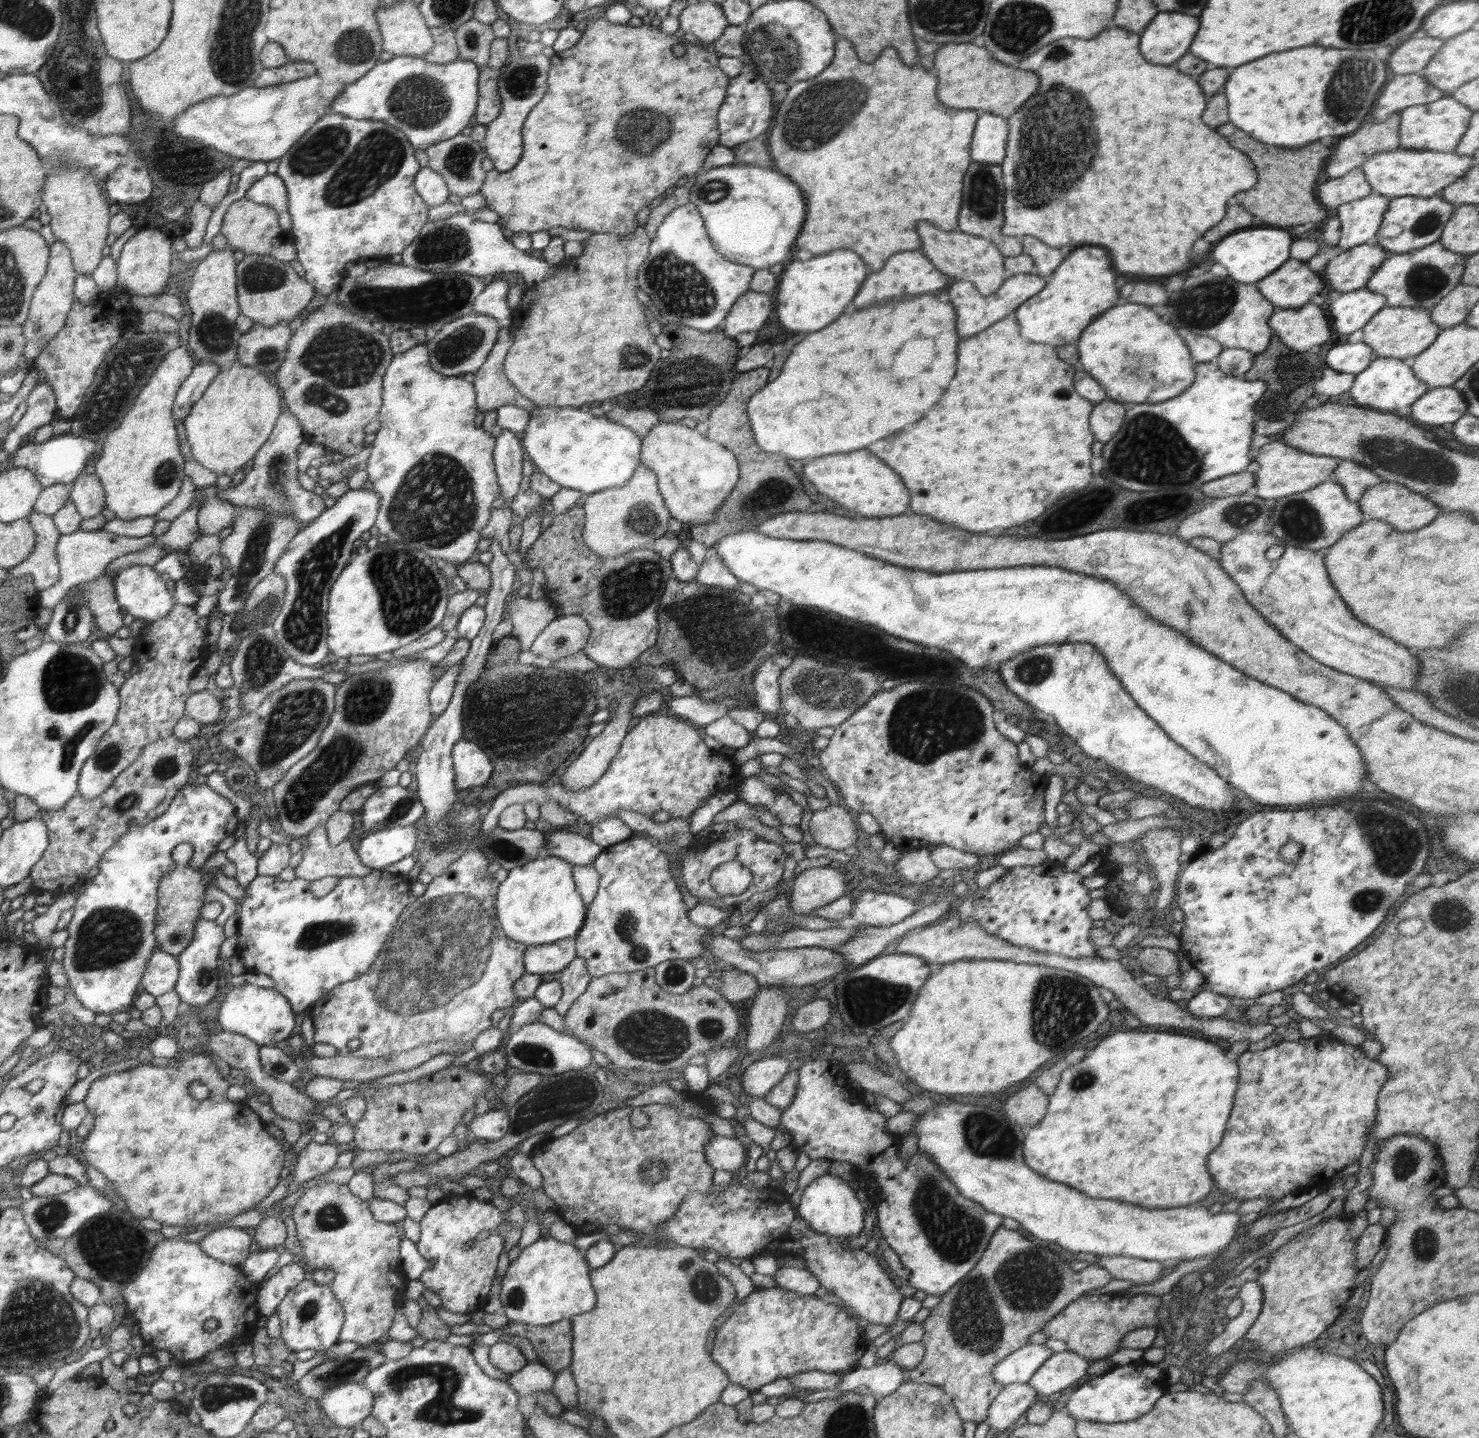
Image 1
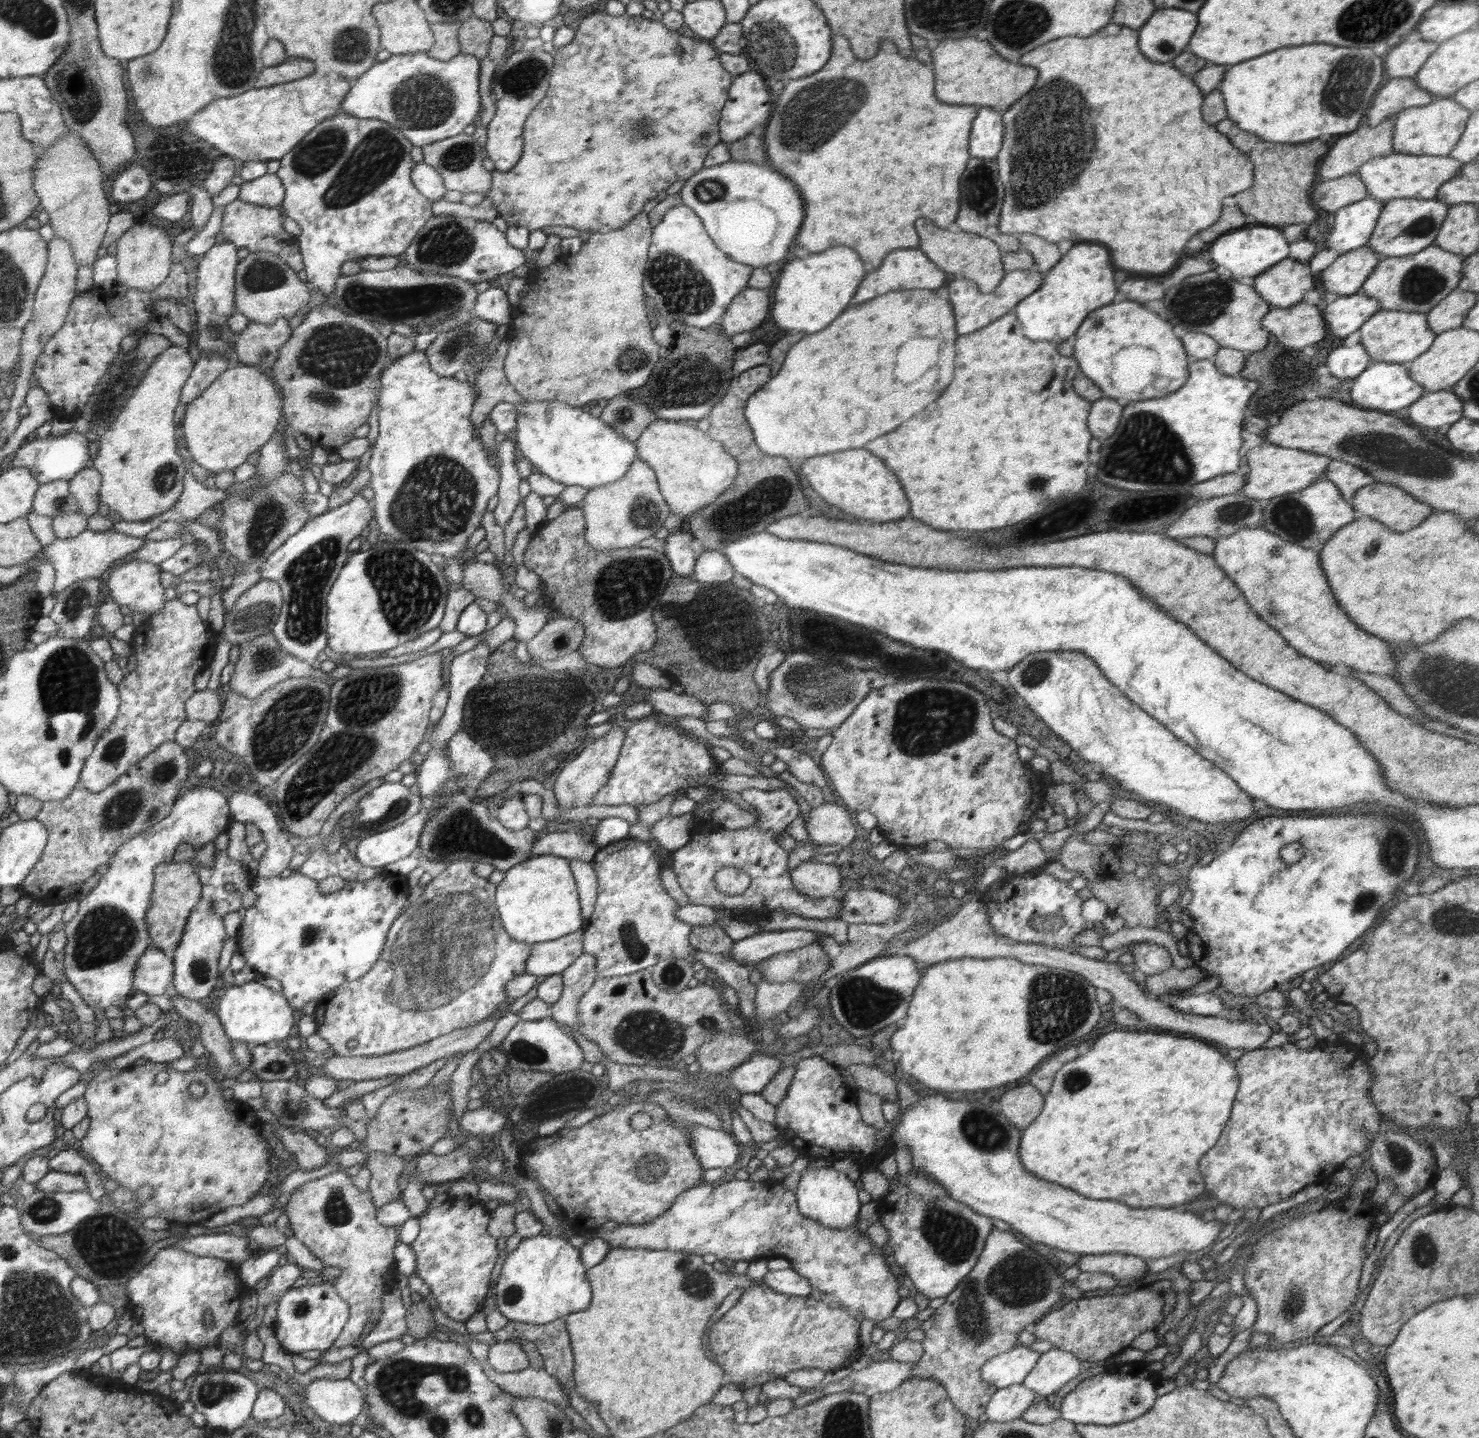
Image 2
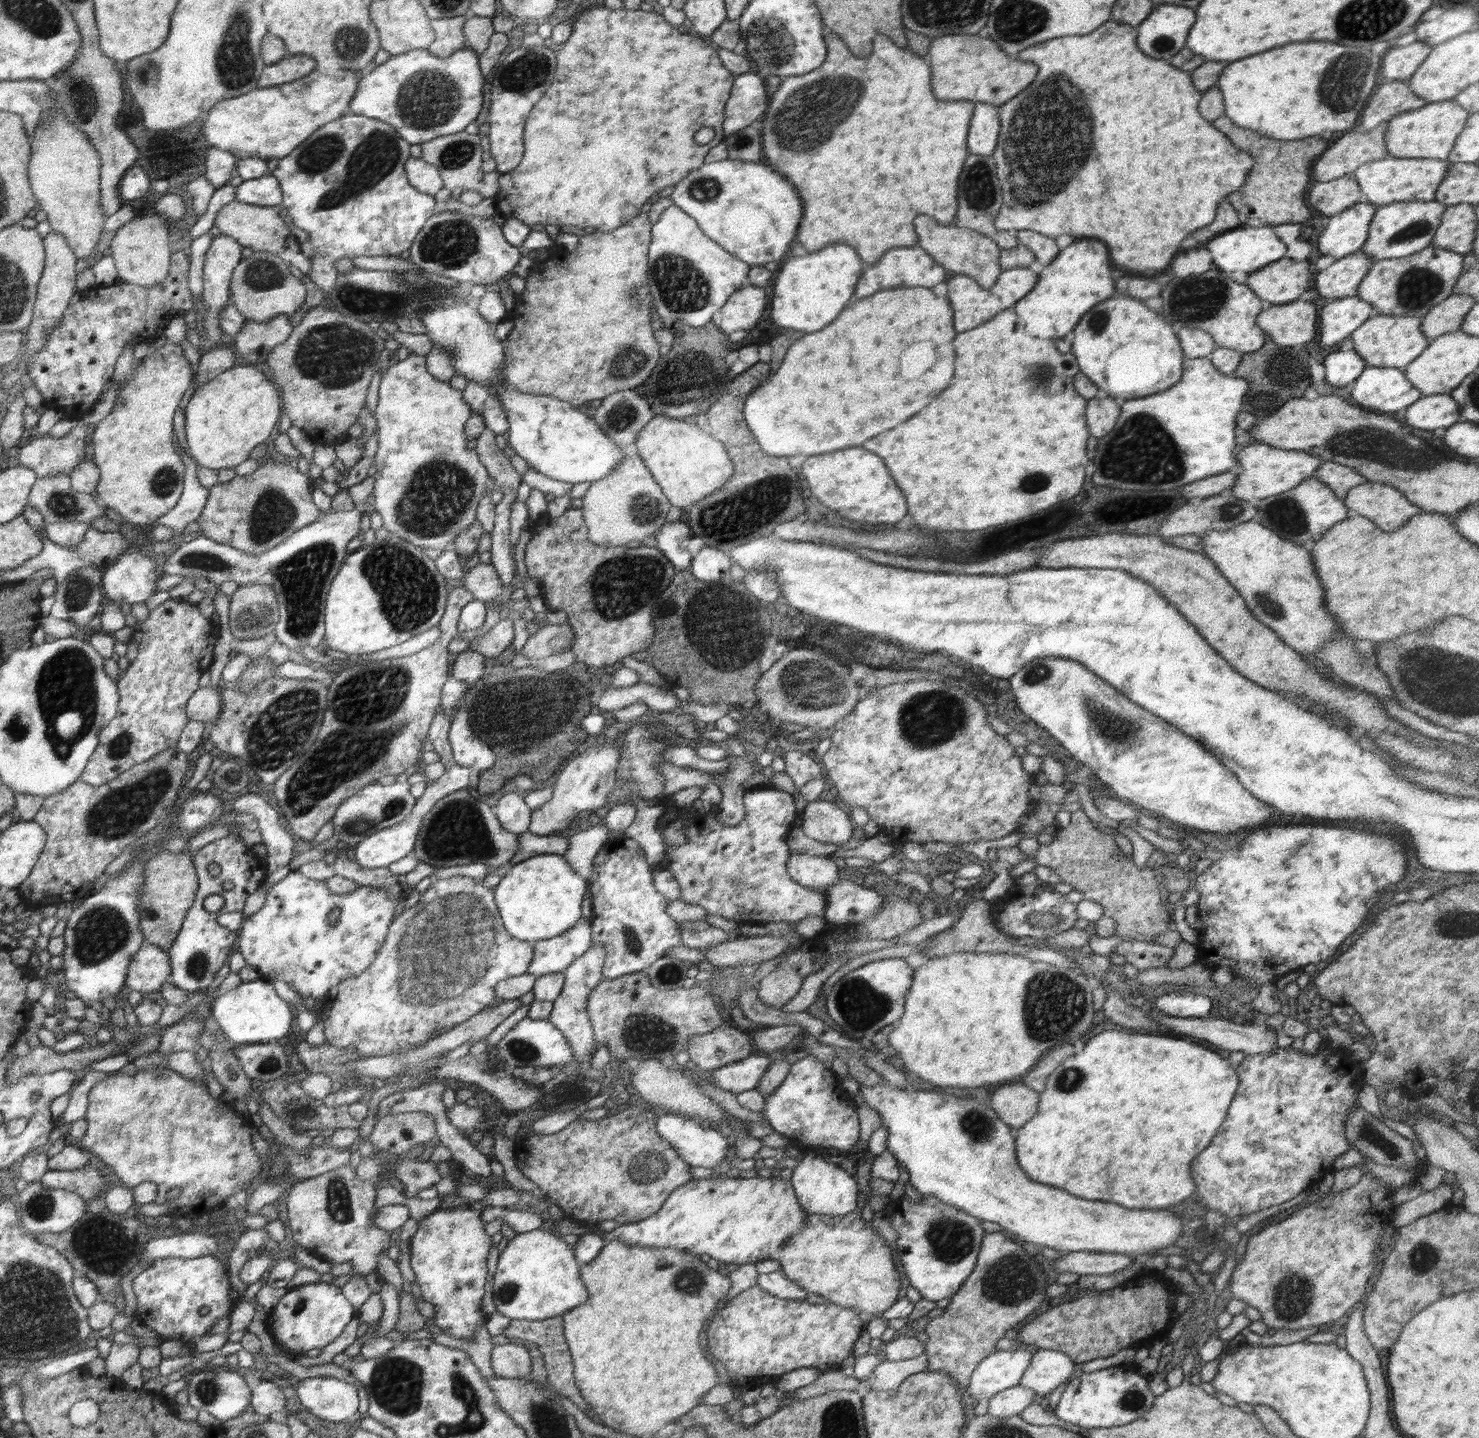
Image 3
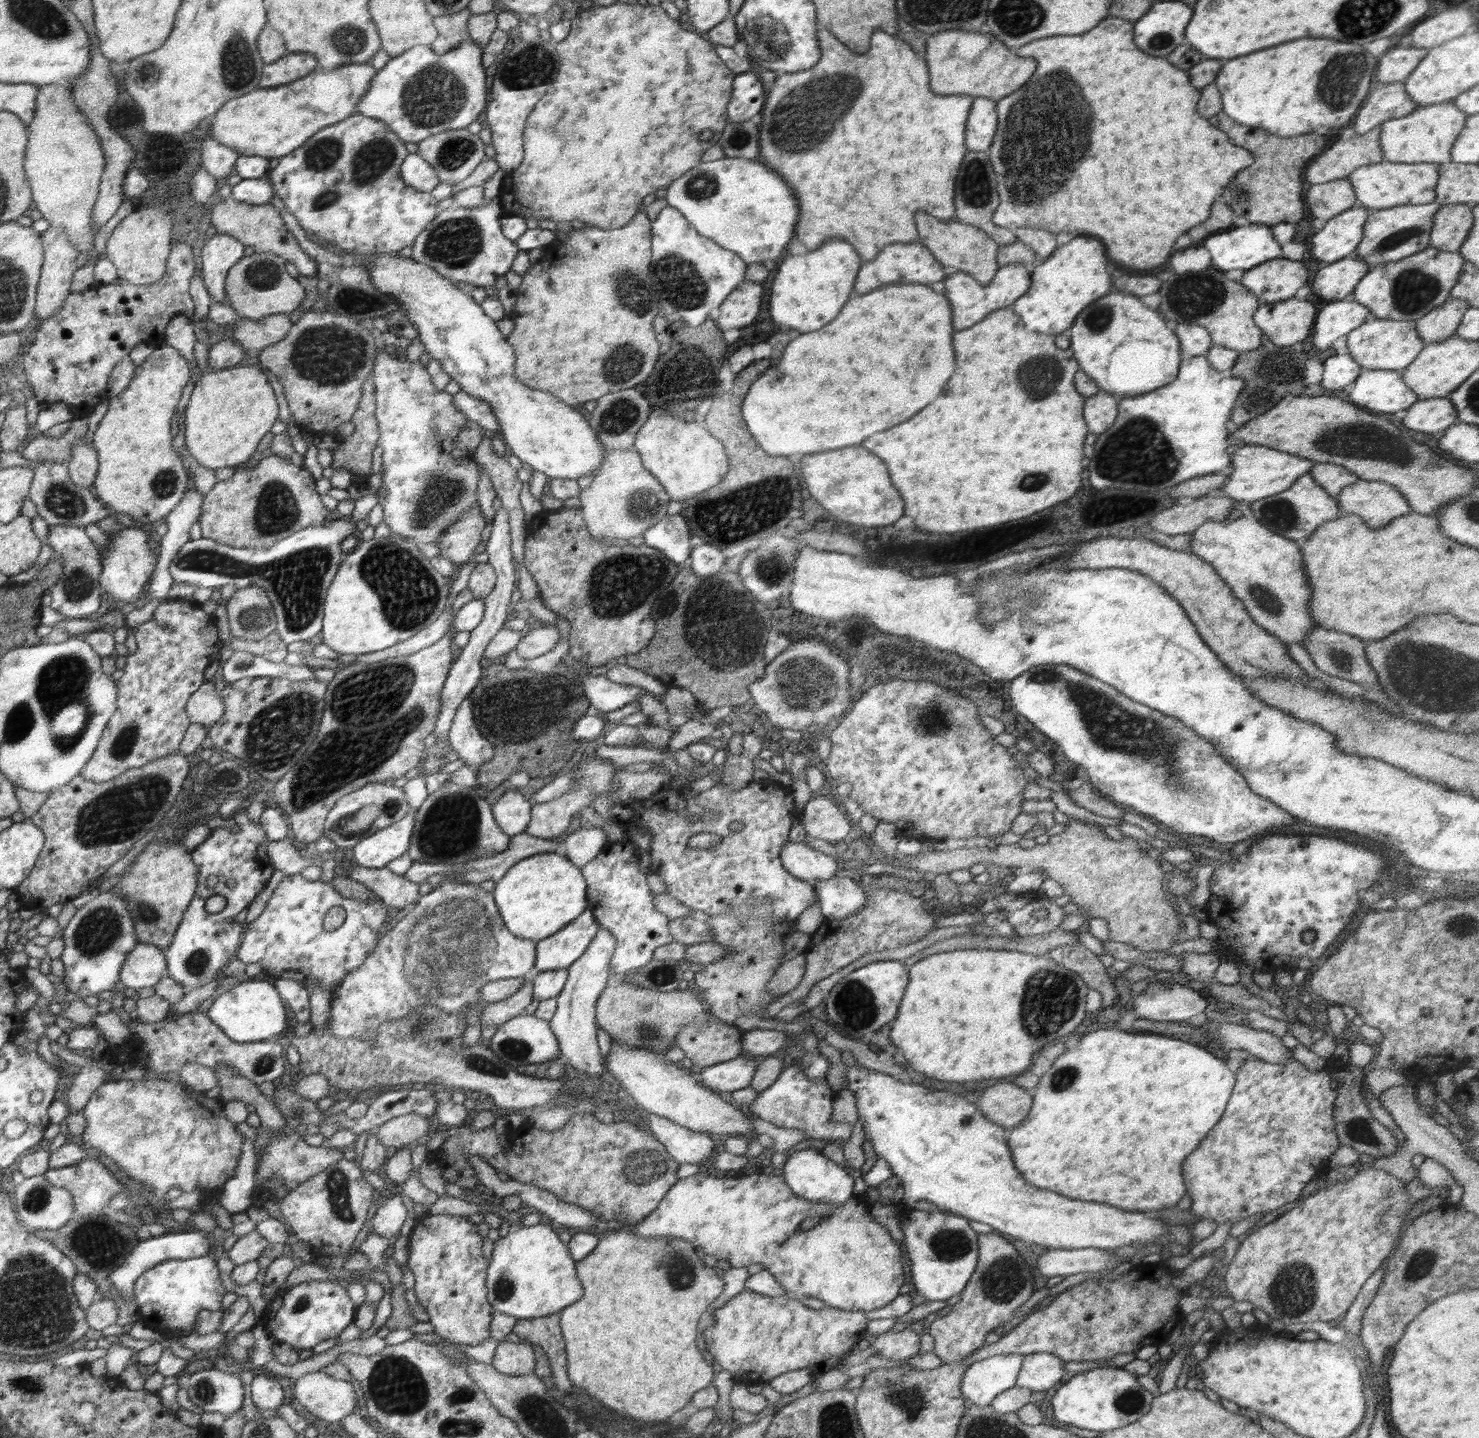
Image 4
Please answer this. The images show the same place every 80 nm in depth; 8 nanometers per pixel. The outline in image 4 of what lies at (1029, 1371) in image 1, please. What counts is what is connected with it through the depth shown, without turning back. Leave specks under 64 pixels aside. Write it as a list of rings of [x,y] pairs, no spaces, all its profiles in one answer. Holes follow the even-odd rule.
[[[997,1354],[973,1363],[964,1372],[961,1390],[968,1404],[985,1407],[1001,1392],[1015,1387],[1022,1354]]]

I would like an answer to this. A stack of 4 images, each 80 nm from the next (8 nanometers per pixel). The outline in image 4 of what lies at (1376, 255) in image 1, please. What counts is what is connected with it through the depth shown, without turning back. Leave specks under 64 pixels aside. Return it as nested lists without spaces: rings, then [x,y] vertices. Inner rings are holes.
[[[1346,256],[1319,269],[1311,292],[1327,302],[1349,298],[1360,279],[1370,270],[1371,267],[1359,256]]]

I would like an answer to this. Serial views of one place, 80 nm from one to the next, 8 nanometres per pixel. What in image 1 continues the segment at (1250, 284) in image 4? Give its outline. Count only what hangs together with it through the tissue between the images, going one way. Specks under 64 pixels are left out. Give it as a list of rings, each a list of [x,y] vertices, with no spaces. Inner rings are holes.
[[[1290,258],[1255,285],[1276,309],[1293,309],[1308,304],[1326,284],[1324,277],[1312,272],[1305,261]]]

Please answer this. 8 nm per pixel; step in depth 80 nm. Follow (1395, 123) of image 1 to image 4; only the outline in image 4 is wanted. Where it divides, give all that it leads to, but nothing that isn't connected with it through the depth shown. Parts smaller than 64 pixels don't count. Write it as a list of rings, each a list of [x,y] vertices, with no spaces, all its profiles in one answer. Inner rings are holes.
[[[1376,127],[1349,140],[1339,139],[1310,162],[1303,174],[1304,180],[1312,185],[1324,184],[1347,177],[1362,166],[1382,162],[1380,133],[1381,128]]]

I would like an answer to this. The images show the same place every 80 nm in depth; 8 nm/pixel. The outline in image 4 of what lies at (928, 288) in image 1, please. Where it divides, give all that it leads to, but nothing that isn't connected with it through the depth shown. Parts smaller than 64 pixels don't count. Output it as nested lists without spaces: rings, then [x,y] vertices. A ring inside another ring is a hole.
[[[892,244],[892,248],[884,248],[876,260],[864,264],[864,272],[860,272],[860,280],[856,280],[856,296],[868,294],[884,284],[931,284],[943,281],[948,270],[939,263],[935,256],[923,244]]]

